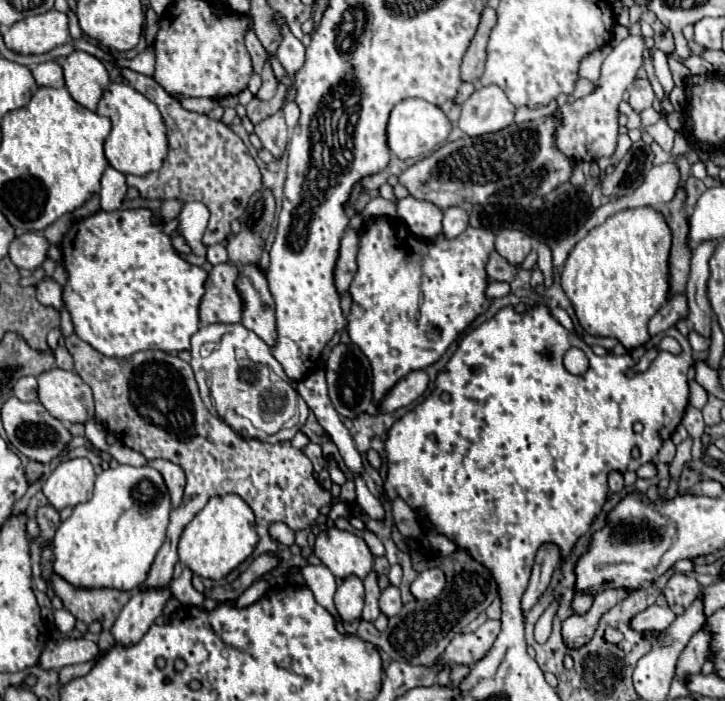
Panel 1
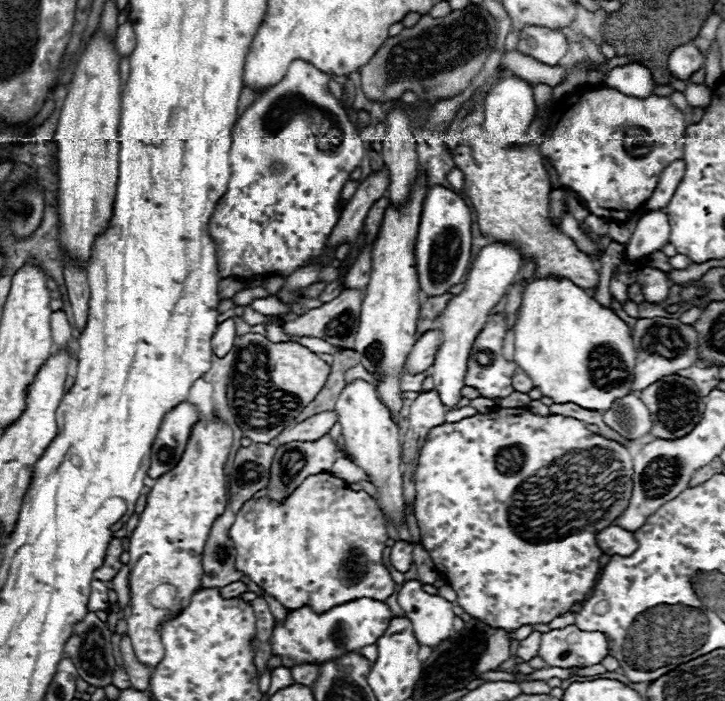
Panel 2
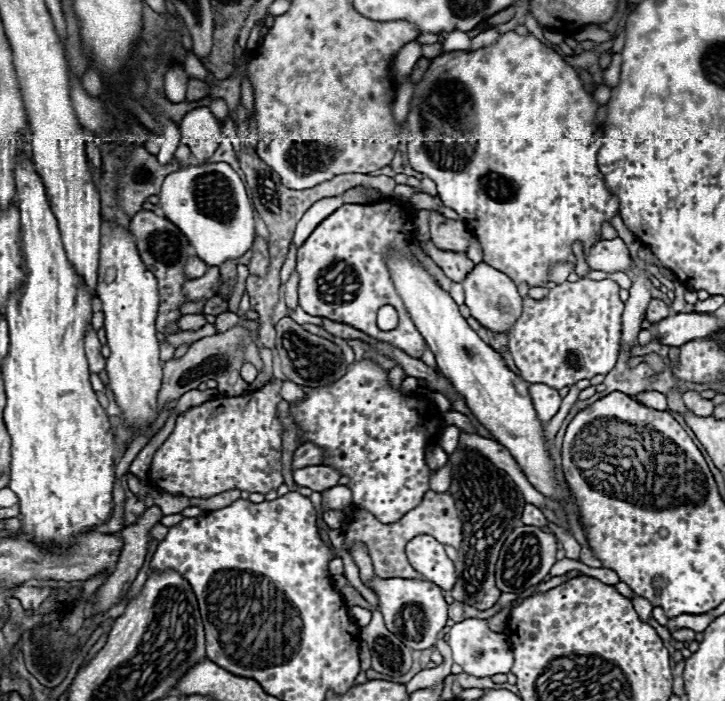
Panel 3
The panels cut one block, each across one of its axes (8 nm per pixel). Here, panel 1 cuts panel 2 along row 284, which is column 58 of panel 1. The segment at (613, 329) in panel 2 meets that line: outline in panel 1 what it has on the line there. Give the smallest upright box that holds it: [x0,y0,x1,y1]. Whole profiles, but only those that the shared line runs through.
[52,466,170,590]

